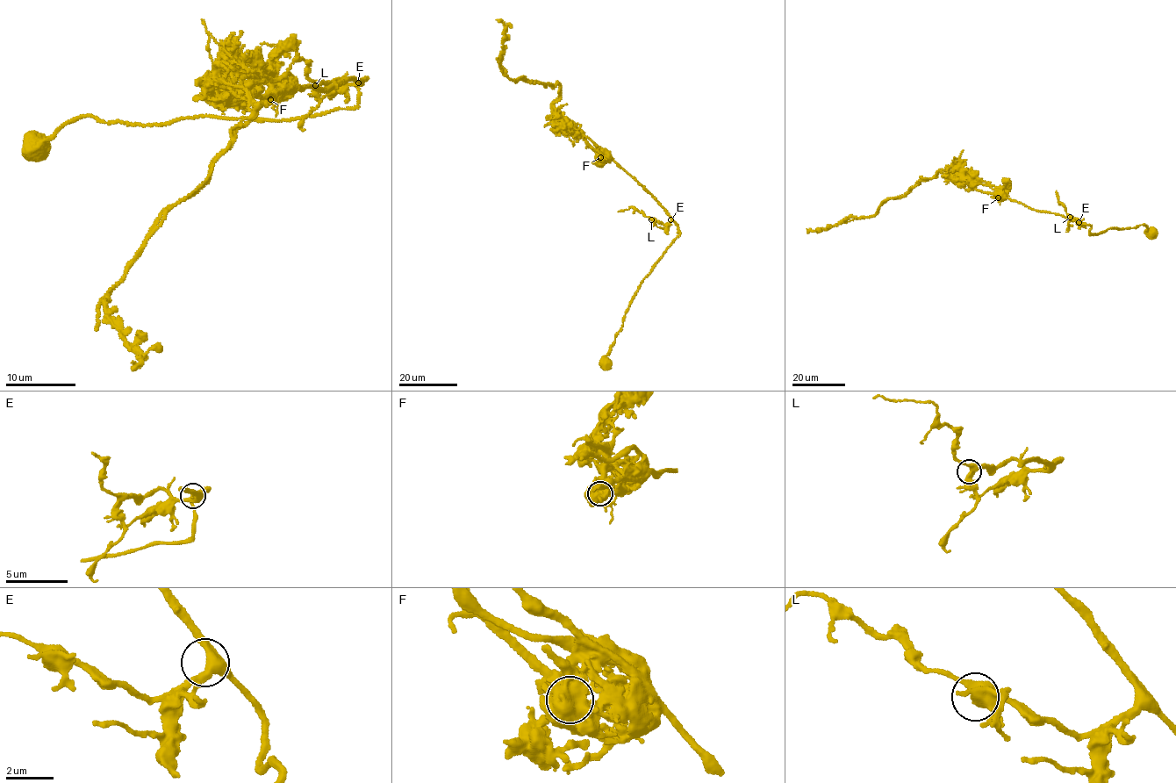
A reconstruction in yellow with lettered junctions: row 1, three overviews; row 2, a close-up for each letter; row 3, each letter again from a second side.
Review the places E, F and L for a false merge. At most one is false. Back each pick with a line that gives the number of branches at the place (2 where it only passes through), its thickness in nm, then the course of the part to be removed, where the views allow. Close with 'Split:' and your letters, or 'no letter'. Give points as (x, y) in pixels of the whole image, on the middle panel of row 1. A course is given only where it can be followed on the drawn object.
F: 3 | 750 nm | (601, 157), (577, 131), (555, 119), (559, 85), (515, 82), (497, 58)
Split: F

